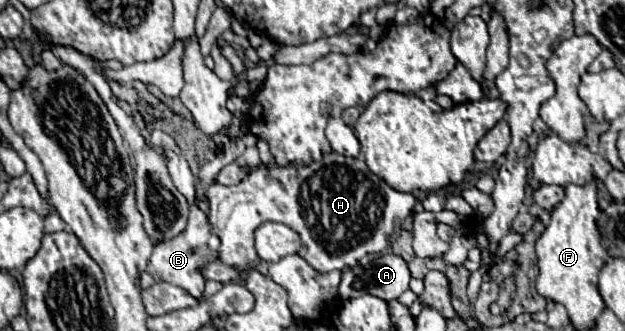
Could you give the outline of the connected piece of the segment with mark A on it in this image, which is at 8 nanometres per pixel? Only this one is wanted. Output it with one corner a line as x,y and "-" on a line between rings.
370,255
362,259
356,267
344,271
340,283
340,297
360,297
376,295
384,301
398,299
410,283
410,271
402,257
388,255

